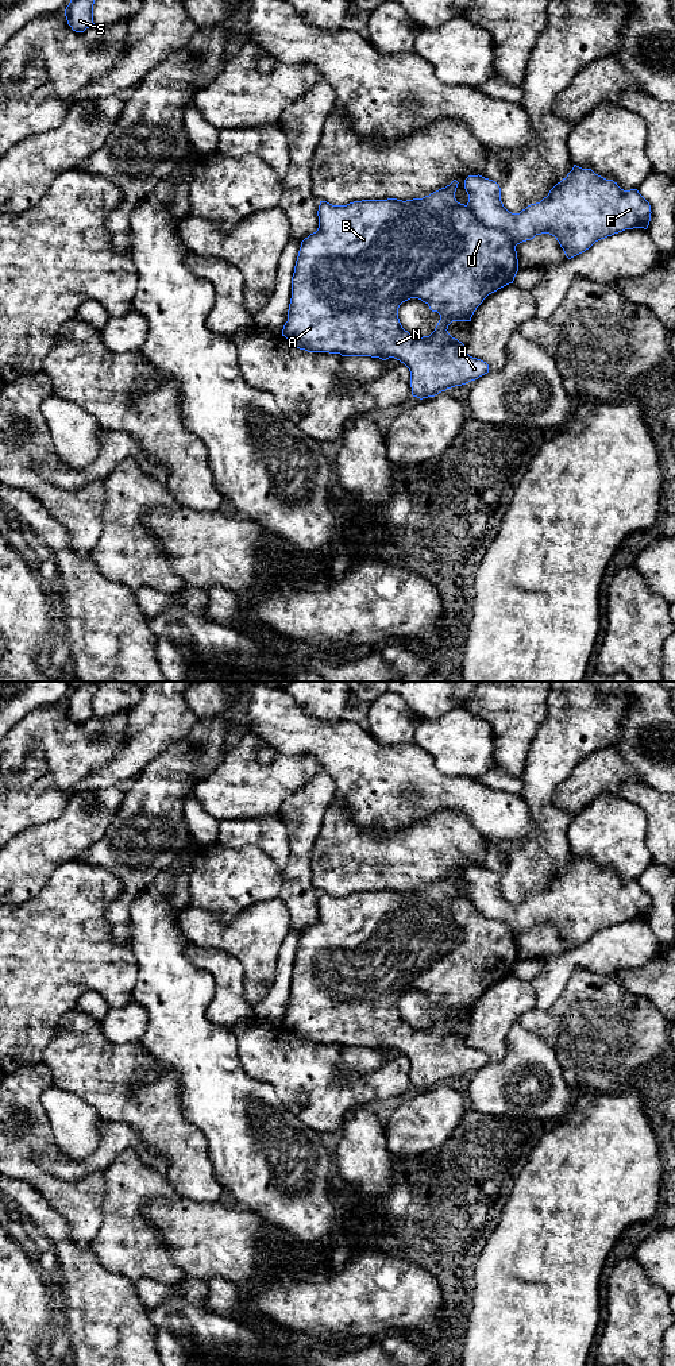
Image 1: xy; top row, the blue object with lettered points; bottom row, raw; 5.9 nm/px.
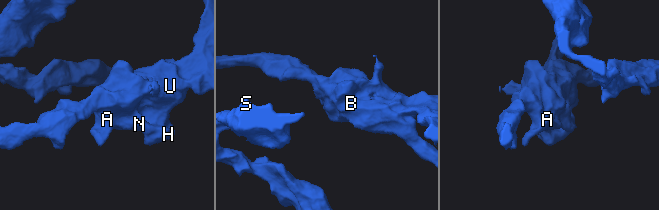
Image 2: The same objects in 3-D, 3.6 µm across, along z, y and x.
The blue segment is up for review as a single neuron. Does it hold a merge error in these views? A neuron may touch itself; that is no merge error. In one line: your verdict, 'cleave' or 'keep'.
cleave

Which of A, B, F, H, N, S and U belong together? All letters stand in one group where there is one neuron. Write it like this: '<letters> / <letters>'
A B H N U / F S

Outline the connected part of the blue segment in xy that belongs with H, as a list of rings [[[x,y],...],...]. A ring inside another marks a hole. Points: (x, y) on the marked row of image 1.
[[[454,180],[429,196],[413,200],[362,200],[347,205],[320,201],[319,228],[301,242],[292,277],[292,298],[285,336],[297,348],[308,352],[329,352],[342,356],[394,358],[410,371],[412,395],[420,400],[435,397],[447,389],[466,385],[489,373],[489,364],[467,354],[466,346],[448,333],[452,321],[471,321],[483,300],[513,283],[518,271],[516,244],[498,231],[483,227],[470,208],[455,198]],[[418,298],[440,315],[429,336],[413,337],[398,319],[402,302]]]

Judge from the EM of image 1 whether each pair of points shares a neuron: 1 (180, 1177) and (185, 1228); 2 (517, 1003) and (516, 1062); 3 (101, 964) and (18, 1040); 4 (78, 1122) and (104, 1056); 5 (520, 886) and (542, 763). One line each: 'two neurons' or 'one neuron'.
1: two neurons
2: two neurons
3: one neuron
4: two neurons
5: one neuron

